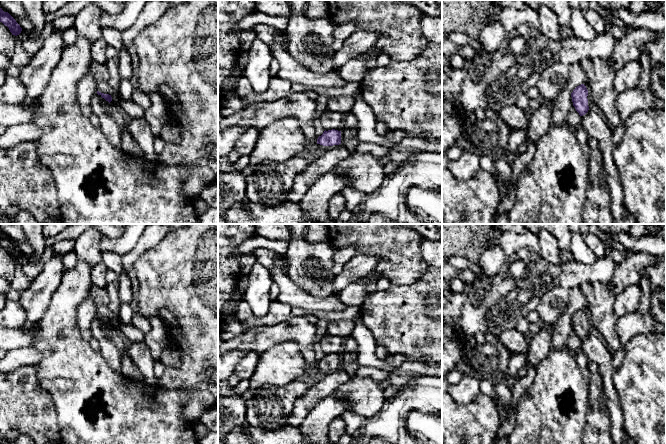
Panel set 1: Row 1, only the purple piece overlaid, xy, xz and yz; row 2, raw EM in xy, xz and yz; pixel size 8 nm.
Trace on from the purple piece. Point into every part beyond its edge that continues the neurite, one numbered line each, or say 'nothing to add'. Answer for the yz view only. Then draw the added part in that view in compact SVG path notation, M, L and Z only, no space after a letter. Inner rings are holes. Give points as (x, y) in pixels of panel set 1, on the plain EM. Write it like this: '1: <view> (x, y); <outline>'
nothing to add

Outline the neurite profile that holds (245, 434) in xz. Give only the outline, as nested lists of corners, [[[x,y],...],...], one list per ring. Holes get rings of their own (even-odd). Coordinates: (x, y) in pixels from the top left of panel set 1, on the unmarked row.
[[[246,423],[235,426],[225,437],[225,444],[304,444],[299,428],[284,426],[280,429],[265,430]]]

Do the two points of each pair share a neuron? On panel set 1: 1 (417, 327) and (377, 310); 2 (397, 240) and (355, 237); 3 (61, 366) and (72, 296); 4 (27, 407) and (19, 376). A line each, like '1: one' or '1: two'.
1: one
2: one
3: one
4: one

